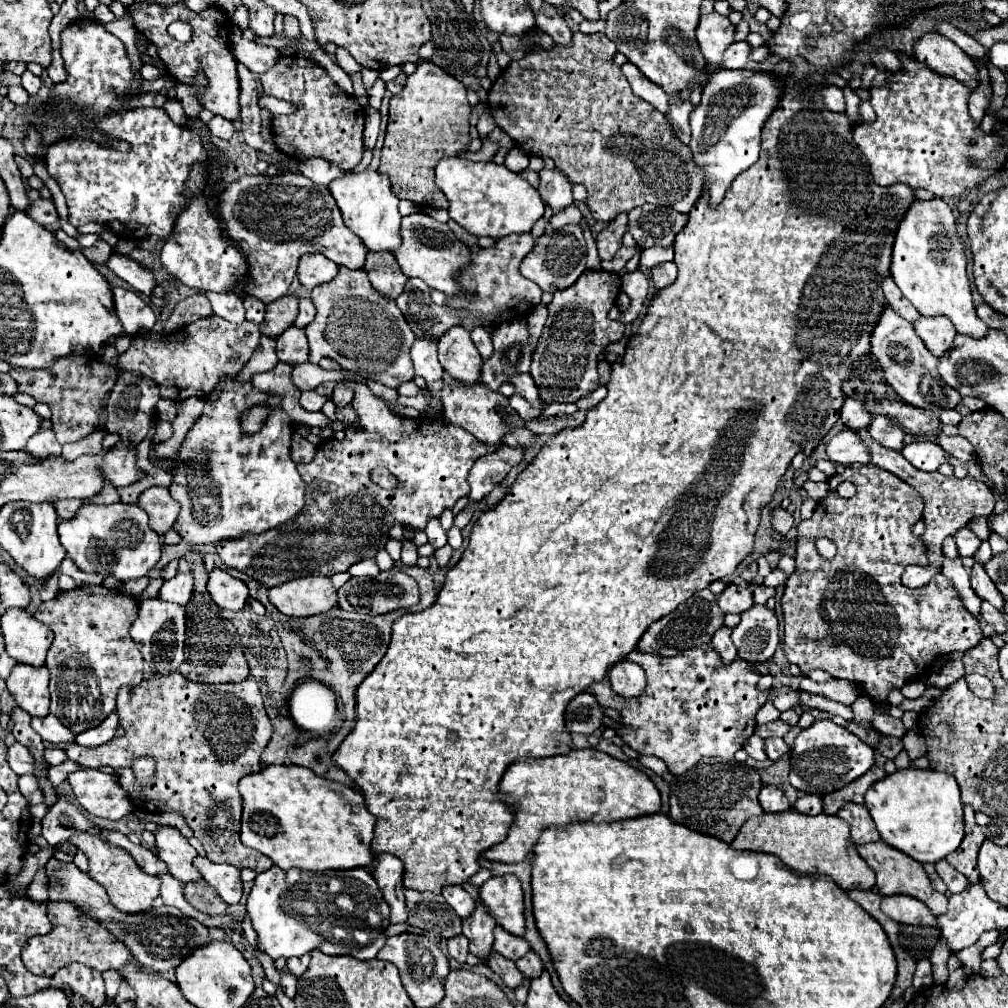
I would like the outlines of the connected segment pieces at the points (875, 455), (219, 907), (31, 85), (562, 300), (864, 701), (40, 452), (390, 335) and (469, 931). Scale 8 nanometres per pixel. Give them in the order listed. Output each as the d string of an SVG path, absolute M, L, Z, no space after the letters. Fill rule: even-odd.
M856 431L856 435L860 435L860 439L864 439L864 443L868 443L870 449L870 463L878 465L880 469L886 469L890 473L894 473L898 479L908 481L922 497L924 501L924 523L926 523L926 531L922 535L926 547L928 547L928 555L930 555L930 563L932 565L942 565L944 561L944 553L942 553L942 541L950 535L954 535L958 529L966 527L970 523L970 519L982 515L988 517L994 511L994 495L990 491L990 487L982 481L976 481L972 477L964 477L964 479L956 479L952 477L944 477L942 473L926 473L926 471L918 471L916 467L912 467L900 451L888 451L886 447L880 447L880 443L876 443L868 431Z
M204 879L184 885L184 897L188 899L188 903L192 907L196 907L198 911L208 913L208 915L224 915L226 907L228 907L216 895L216 891L212 891L212 887L208 887L208 883L204 883Z
M24 71L22 73L22 87L30 93L30 95L36 95L38 89L40 89L40 79L36 75L32 75L30 71Z
M584 271L584 275L568 287L568 291L556 291L548 305L548 319L532 357L530 375L540 389L540 397L546 403L574 403L578 397L598 387L596 357L608 343L616 343L624 335L624 323L612 321L608 311L614 307L620 293L618 273L608 271Z
M866 695L856 697L856 701L850 707L854 711L854 719L858 719L860 723L870 723L874 719L874 705Z
M42 429L36 435L32 435L32 439L28 439L26 451L38 459L46 459L50 455L60 455L62 445L56 443L56 435L52 429Z
M340 267L332 283L322 283L312 289L310 295L316 305L316 319L306 327L310 341L310 363L318 363L322 357L338 361L352 373L374 379L390 389L398 389L400 383L414 379L414 367L410 361L410 347L416 341L410 325L394 299L384 299L380 291L368 283L368 273Z
M480 899L476 901L474 913L468 919L462 919L462 933L470 939L470 953L482 957L484 961L488 957L488 951L492 949L494 925L496 925L496 919L488 915L488 907L484 907Z

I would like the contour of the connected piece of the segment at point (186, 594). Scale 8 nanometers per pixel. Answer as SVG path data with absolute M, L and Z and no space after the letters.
M178 573L170 581L166 581L160 589L160 597L172 603L188 603L194 591L194 577L192 573Z

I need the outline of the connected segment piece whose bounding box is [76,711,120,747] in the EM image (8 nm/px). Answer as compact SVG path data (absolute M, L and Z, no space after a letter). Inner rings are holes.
M112 711L112 715L108 715L108 719L104 719L104 723L100 723L100 727L92 727L90 731L76 735L76 743L84 745L84 747L98 747L102 743L108 743L114 737L118 725L120 725L118 711Z

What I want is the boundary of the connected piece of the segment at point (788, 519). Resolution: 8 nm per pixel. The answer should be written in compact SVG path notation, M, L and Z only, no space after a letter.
M776 507L776 509L772 509L772 529L774 531L778 531L780 535L786 535L788 531L790 531L790 527L794 525L794 519L792 519L792 515L786 511L786 509L782 509L782 507Z

